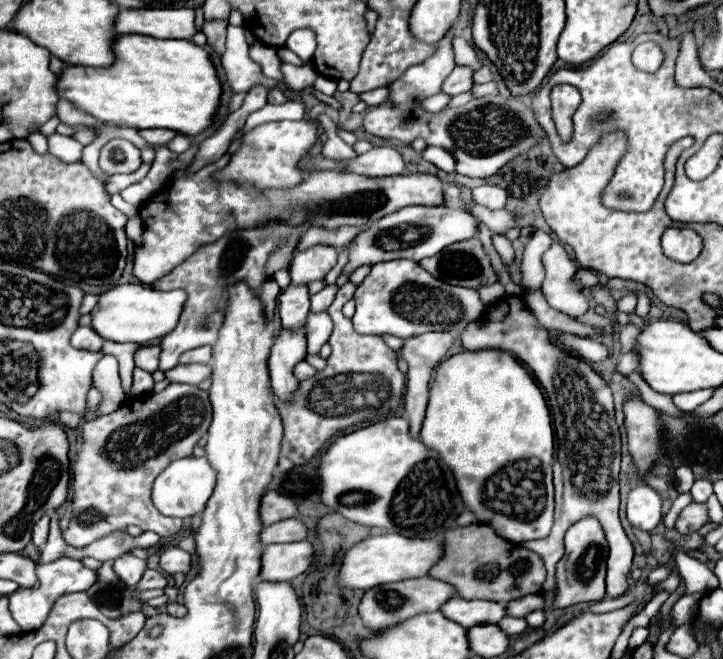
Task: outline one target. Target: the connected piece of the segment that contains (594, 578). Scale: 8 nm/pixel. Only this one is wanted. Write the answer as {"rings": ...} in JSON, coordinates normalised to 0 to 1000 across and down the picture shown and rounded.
{"rings":[[[809,783],[795,792],[781,810],[781,844],[770,856],[770,904],[768,920],[784,923],[798,910],[834,910],[837,907],[837,865],[840,865],[840,819],[823,783]]]}

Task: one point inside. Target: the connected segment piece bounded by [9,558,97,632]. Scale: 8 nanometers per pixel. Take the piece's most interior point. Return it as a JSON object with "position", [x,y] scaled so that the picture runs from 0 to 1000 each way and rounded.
{"position":[41,923]}

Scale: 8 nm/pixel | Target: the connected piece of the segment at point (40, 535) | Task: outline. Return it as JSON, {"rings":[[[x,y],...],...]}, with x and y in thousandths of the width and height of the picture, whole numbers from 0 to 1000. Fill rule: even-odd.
{"rings":[[[59,783],[46,801],[46,825],[59,829],[65,819],[65,810],[68,810],[68,783]]]}

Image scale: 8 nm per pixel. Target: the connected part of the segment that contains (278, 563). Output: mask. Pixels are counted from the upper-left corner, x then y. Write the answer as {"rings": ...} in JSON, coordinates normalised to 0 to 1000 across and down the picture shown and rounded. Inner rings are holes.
{"rings":[[[402,822],[402,825],[372,825],[361,844],[358,880],[400,883],[414,871],[425,868],[433,856],[436,832],[430,822]]]}

